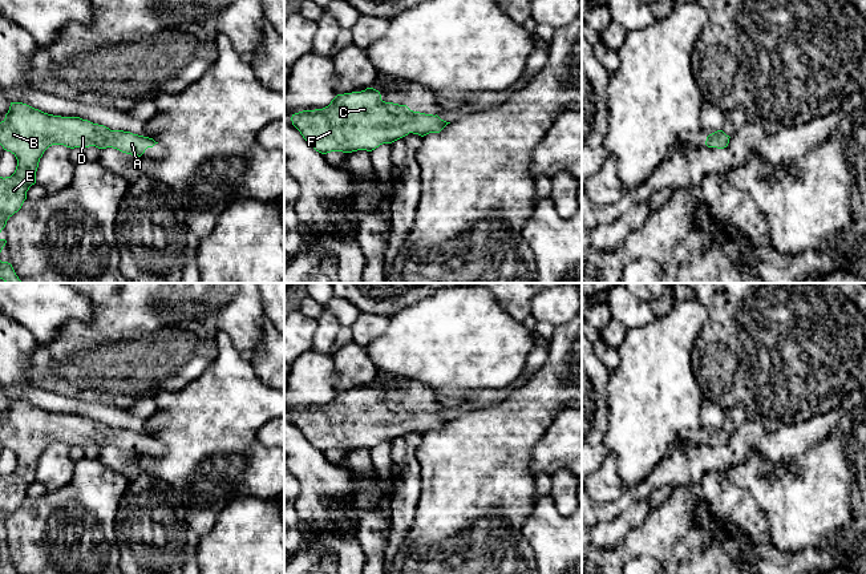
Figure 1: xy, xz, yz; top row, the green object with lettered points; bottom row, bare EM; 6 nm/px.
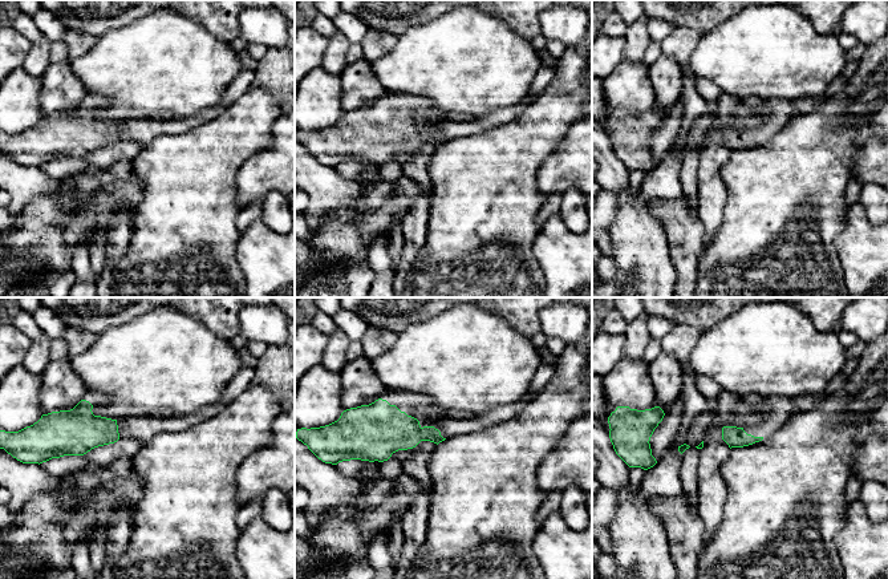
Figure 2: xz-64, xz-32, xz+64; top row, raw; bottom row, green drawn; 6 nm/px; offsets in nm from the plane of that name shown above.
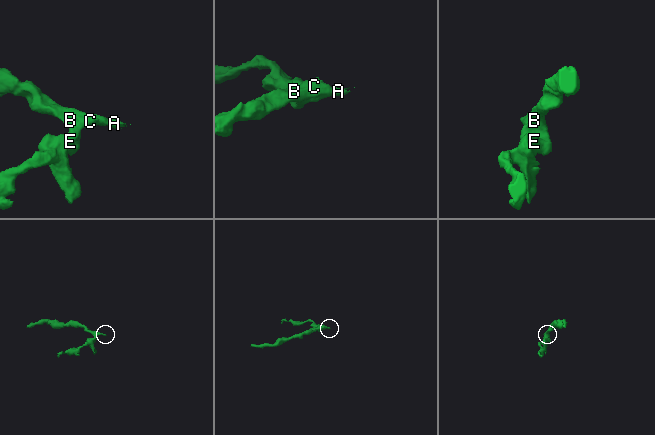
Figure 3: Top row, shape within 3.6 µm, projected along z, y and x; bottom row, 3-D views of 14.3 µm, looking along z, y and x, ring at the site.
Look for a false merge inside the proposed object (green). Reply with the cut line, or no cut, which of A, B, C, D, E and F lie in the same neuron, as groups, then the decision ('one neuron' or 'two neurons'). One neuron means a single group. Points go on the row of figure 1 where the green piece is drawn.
no cut; A B C D E F; one neuron

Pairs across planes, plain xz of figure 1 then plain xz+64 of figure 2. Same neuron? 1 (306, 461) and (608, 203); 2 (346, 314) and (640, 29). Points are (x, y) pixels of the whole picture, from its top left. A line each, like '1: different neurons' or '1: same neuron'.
1: different neurons
2: different neurons

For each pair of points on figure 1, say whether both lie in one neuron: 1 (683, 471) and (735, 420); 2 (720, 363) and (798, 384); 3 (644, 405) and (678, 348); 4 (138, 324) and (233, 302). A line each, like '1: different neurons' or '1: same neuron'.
1: different neurons
2: same neuron
3: same neuron
4: same neuron

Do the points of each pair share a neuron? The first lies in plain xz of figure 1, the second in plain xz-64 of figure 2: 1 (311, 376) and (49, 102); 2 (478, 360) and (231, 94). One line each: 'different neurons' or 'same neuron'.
1: different neurons
2: different neurons

